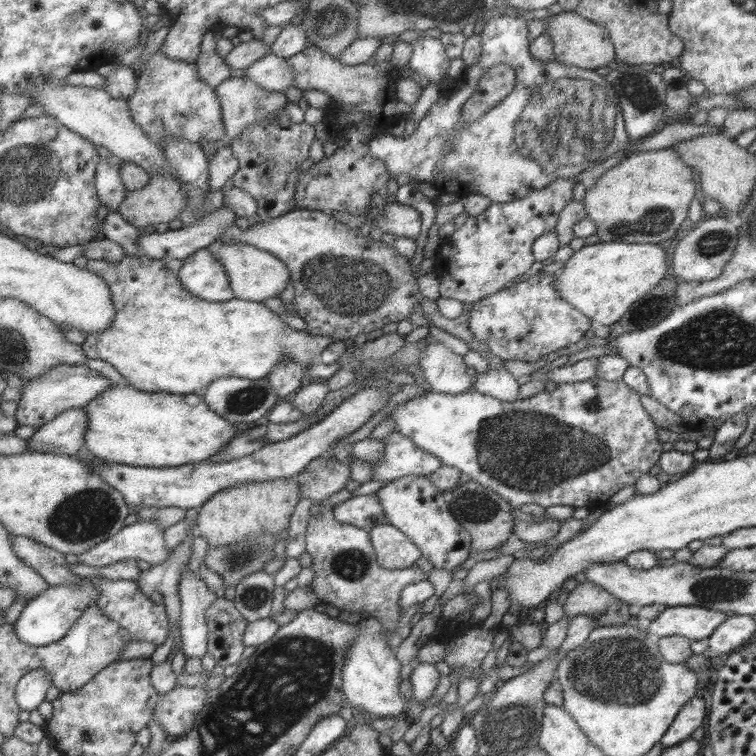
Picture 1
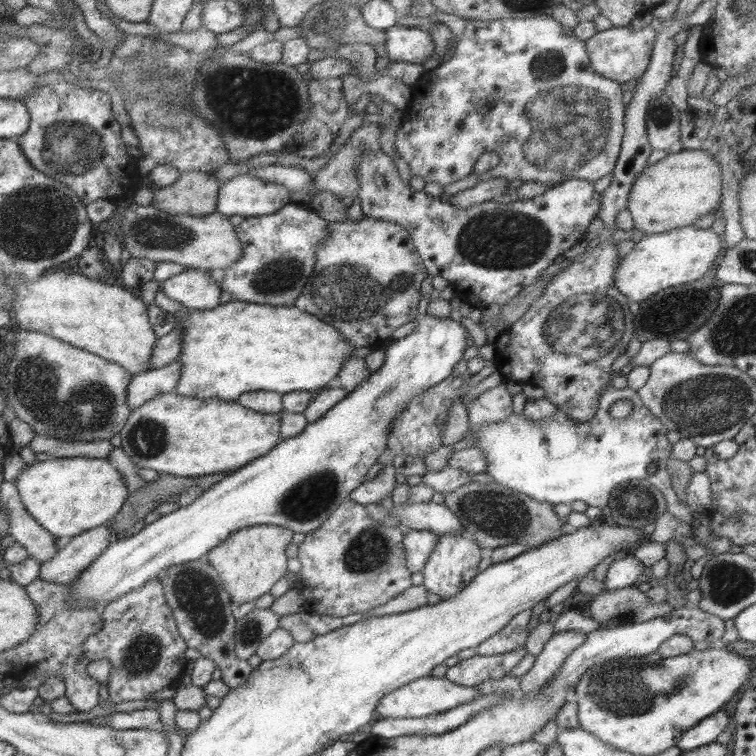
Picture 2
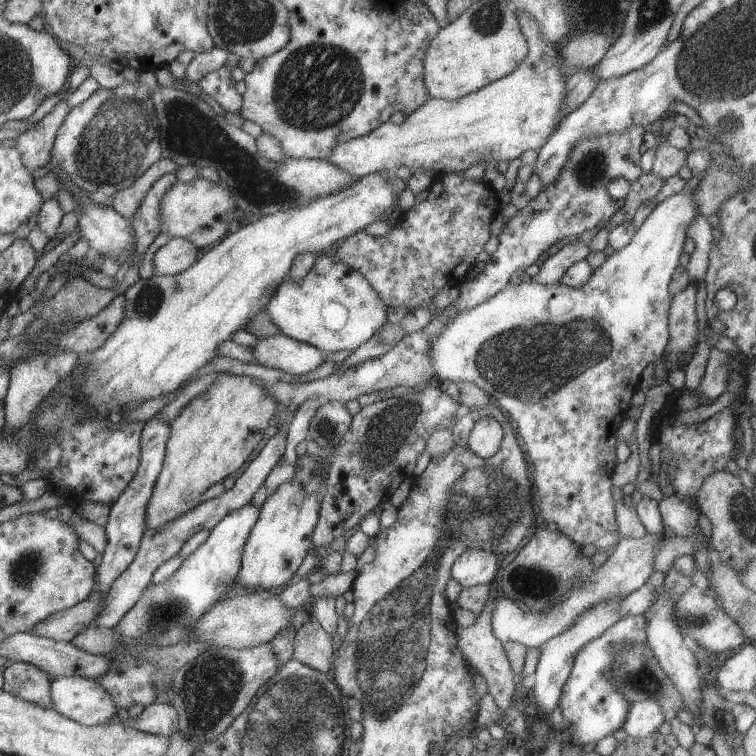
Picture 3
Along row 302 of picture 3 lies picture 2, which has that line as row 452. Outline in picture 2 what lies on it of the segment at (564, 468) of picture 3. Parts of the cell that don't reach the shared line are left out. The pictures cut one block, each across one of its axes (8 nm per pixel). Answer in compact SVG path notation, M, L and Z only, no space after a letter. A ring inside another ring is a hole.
M609 384L603 387L597 399L595 414L587 422L577 422L567 417L561 410L557 409L551 416L540 421L532 421L524 412L508 414L504 419L486 425L467 427L464 438L473 436L473 447L480 450L486 460L484 473L490 476L495 484L501 484L513 492L525 494L527 497L537 501L545 502L551 506L557 504L570 505L571 502L579 500L587 507L602 509L607 505L607 498L611 490L618 484L628 480L648 480L651 486L655 486L664 497L666 510L680 522L689 525L692 522L692 511L684 503L677 501L677 496L671 489L669 473L667 472L667 461L670 457L672 444L665 437L666 428L647 410L637 391L629 387L614 388ZM627 399L632 402L632 411L629 416L615 420L607 414L607 407L615 400ZM650 462L657 462L654 473L647 474L645 468Z

